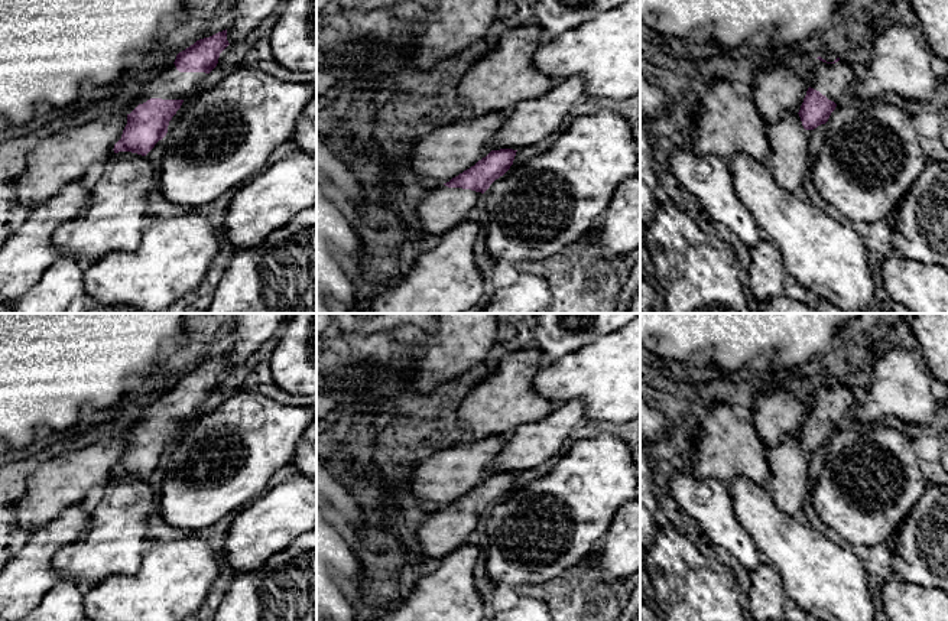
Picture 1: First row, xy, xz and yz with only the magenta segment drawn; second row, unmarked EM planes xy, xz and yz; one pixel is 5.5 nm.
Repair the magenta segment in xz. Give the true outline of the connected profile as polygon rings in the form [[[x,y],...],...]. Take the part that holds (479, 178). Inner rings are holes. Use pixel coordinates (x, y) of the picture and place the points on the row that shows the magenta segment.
[[[491,150],[474,166],[444,185],[435,185],[418,204],[419,228],[412,235],[423,238],[442,235],[449,228],[465,222],[467,215],[480,205],[483,194],[513,165],[517,150]]]

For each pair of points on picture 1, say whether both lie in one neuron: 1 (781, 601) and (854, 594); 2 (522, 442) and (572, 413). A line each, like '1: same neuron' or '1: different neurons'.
1: different neurons
2: same neuron

